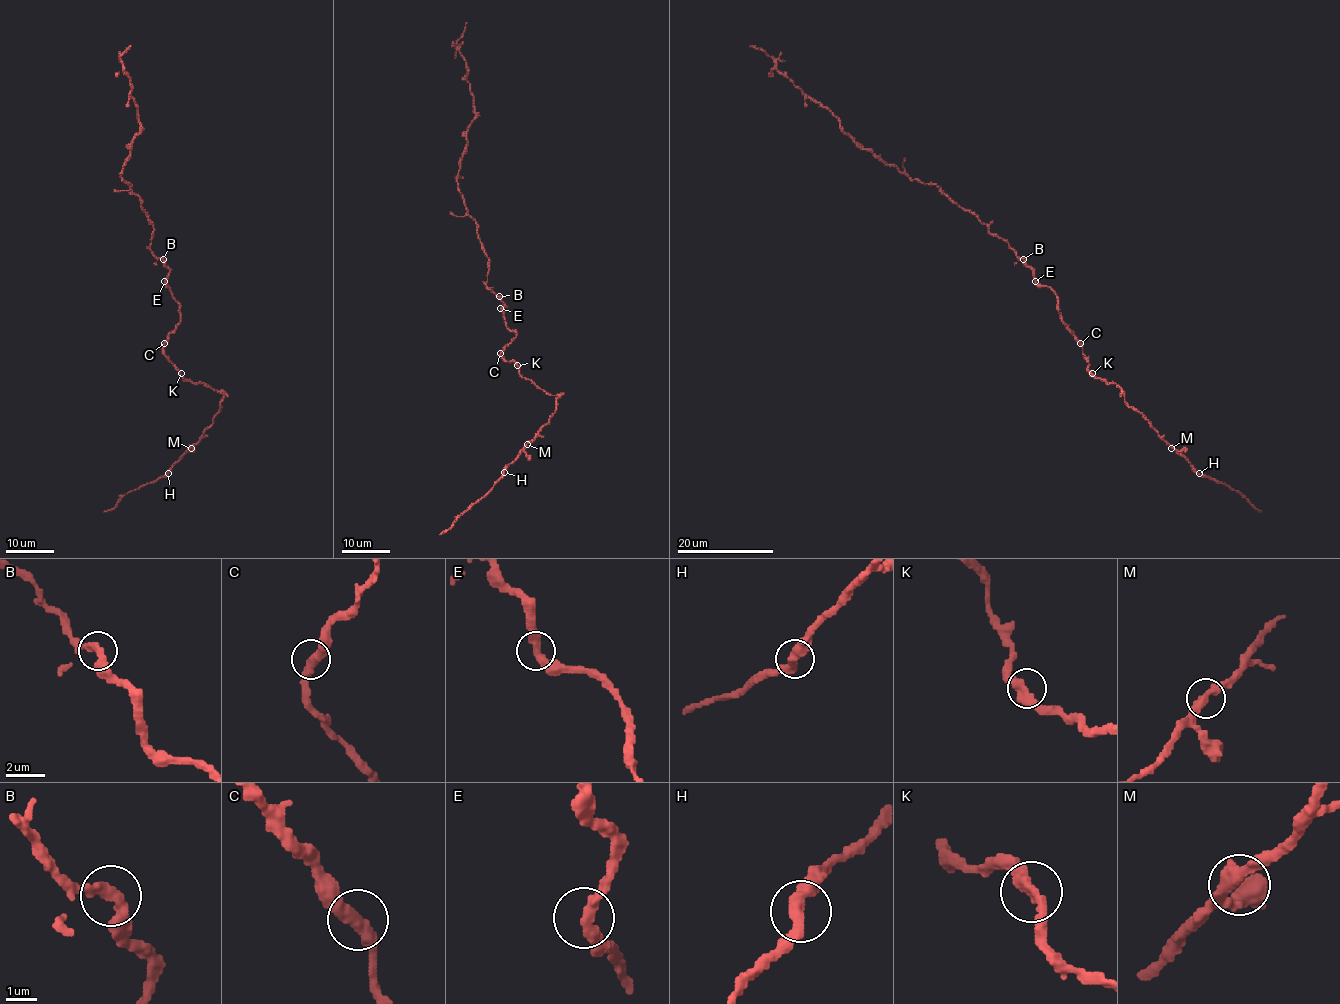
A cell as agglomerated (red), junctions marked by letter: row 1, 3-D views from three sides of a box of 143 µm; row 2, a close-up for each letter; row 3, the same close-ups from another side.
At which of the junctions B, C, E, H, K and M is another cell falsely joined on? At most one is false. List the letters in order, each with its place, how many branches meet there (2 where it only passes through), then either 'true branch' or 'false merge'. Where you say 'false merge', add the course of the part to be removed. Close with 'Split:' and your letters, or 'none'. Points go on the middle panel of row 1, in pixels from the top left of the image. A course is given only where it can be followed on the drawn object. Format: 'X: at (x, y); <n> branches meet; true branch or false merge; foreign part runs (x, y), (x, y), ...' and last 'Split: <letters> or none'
B: at (499, 296); 2 branches meet; true branch
C: at (500, 353); 2 branches meet; true branch
E: at (500, 308); 2 branches meet; true branch
H: at (504, 472); 2 branches meet; true branch
K: at (517, 365); 2 branches meet; true branch
M: at (527, 444); 2 branches meet; true branch
Split: none

